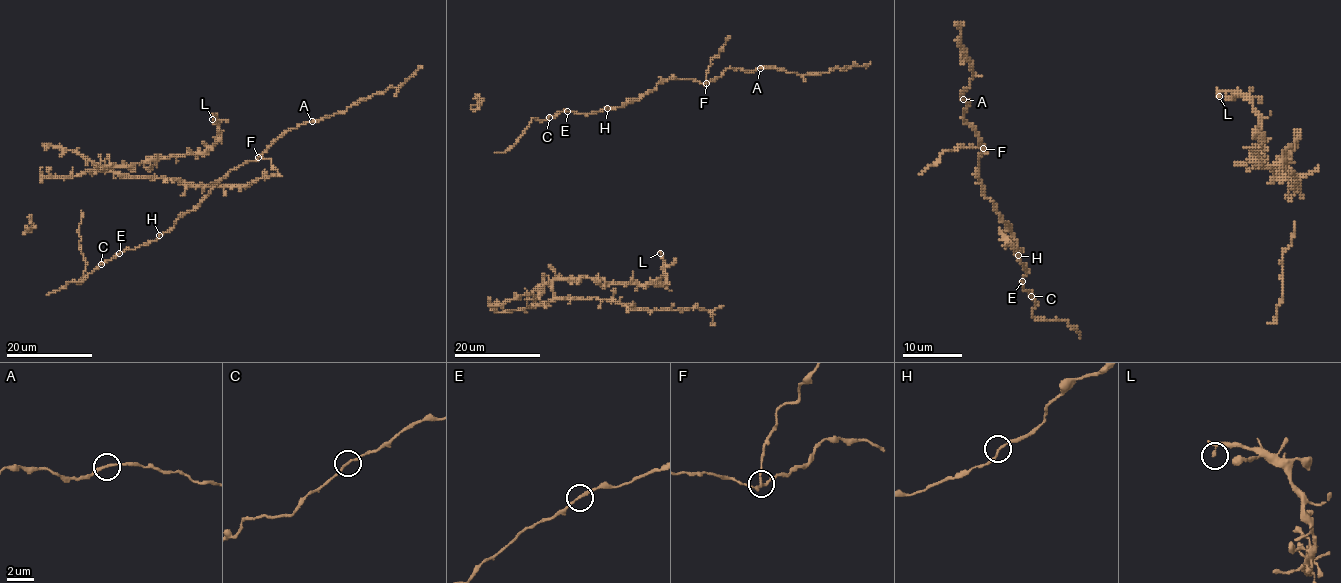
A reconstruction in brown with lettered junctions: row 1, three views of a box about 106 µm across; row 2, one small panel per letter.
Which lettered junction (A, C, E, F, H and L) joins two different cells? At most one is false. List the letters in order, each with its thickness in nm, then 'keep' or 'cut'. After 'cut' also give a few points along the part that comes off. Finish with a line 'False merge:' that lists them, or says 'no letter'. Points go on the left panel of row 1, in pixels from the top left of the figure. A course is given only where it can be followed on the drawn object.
A: 200 nm | keep
C: 160 nm | keep
E: 180 nm | keep
F: 160 nm | cut | (259, 157), (269, 158), (271, 165), (281, 176)
H: 160 nm | keep
L: 150 nm | keep
False merge: F

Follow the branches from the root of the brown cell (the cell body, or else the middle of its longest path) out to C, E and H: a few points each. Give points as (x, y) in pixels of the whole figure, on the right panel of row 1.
C: (1081, 333), (1066, 321), (1037, 319), (1033, 315), (1036, 300), (1031, 296)
E: (1081, 333), (1066, 321), (1037, 319), (1033, 315), (1036, 302), (1030, 296), (1031, 293), (1024, 288), (1022, 281)
H: (1081, 333), (1066, 321), (1037, 319), (1033, 315), (1036, 302), (1022, 285), (1027, 272), (1018, 255)

